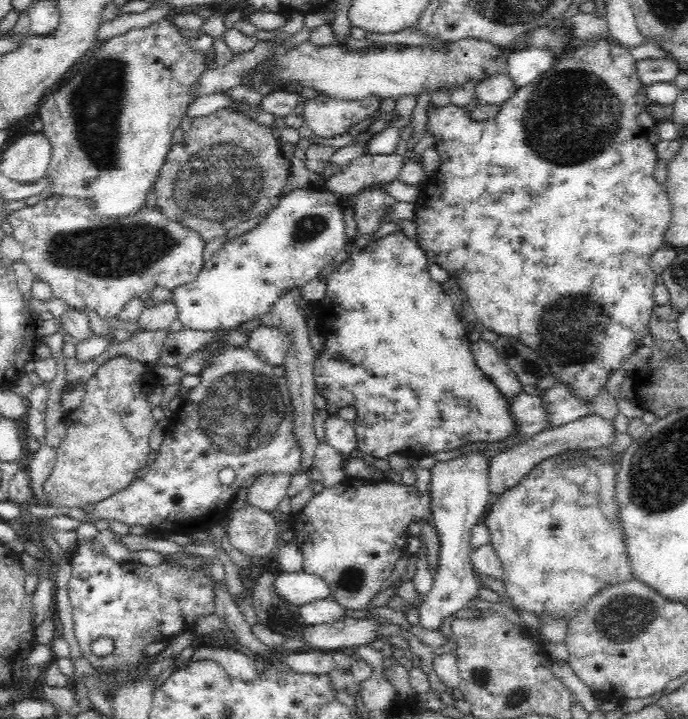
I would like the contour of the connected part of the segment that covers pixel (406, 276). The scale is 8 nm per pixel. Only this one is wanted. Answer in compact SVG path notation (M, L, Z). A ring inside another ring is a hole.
M403 232L388 234L384 238L371 240L364 248L356 249L346 260L344 265L336 266L326 278L326 298L334 298L332 310L319 314L319 323L324 334L325 343L320 354L316 355L313 368L315 376L315 389L326 400L328 414L336 414L343 406L354 406L357 417L352 422L357 437L358 450L376 458L384 458L391 454L399 454L404 457L416 459L431 456L436 452L446 452L450 455L457 447L472 447L476 442L500 442L506 437L512 437L516 433L516 423L510 413L508 398L505 397L498 387L488 378L487 374L476 364L472 356L471 344L468 333L464 329L464 319L460 319L454 304L449 300L441 288L441 284L435 282L428 273L428 259L424 251L418 246L416 240L407 238Z

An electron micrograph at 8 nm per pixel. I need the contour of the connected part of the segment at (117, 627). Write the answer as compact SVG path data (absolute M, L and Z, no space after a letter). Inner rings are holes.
M94 539L90 541L80 541L77 542L76 548L70 552L71 554L71 577L68 583L68 596L70 600L70 604L72 605L72 620L74 624L74 635L76 635L76 640L80 645L80 649L82 650L82 655L84 658L90 661L92 667L94 667L97 673L104 672L114 672L115 674L123 674L125 677L129 677L132 675L132 670L138 668L138 666L142 665L143 662L147 659L146 655L143 653L143 649L151 643L154 642L168 642L172 638L181 634L181 632L193 631L194 626L197 622L200 622L202 618L206 618L206 616L214 614L213 609L213 584L214 580L210 577L210 575L206 575L206 573L198 572L198 574L193 574L193 570L184 568L176 563L166 562L164 559L162 563L158 566L148 567L146 565L142 565L138 561L122 561L116 562L113 559L110 559L106 554L105 549L101 553L96 553L90 547L94 543ZM98 638L110 638L114 640L114 652L110 654L110 656L106 656L106 658L96 658L94 654L92 654L92 642L94 640L98 640Z

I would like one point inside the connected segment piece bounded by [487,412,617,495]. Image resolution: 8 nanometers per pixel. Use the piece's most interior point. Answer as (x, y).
(505, 469)

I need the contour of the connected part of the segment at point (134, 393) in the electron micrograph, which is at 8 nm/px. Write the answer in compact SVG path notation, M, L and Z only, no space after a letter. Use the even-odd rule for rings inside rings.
M122 355L103 362L86 383L84 396L76 410L63 417L63 423L68 430L65 439L56 448L55 465L43 484L44 495L48 496L43 504L68 508L95 505L116 494L116 491L124 490L137 479L136 473L139 470L148 467L147 458L151 452L149 438L157 423L152 417L153 408L148 402L148 395L158 385L153 369Z

